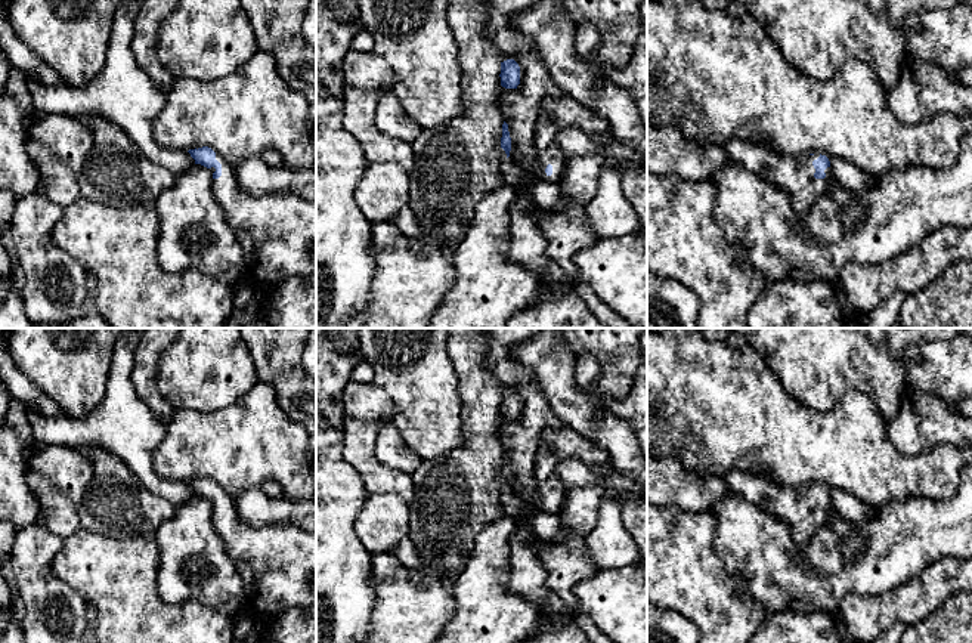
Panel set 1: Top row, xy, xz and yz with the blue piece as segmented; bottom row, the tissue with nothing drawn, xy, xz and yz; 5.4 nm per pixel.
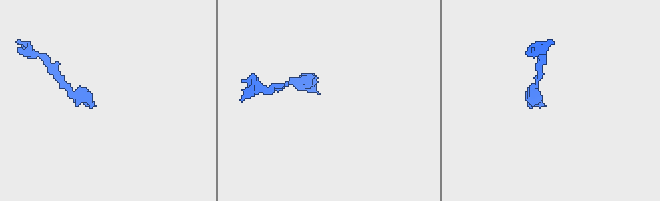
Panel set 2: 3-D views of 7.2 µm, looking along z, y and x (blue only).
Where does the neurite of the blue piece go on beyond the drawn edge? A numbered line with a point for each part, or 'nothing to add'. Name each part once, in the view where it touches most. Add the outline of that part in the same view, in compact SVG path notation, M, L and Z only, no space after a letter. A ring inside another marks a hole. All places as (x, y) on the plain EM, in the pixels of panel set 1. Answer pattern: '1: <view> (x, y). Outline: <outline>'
1: yz (795, 507). Outline: M733 469L724 474L725 485L750 503L759 506L764 513L787 523L795 542L807 545L817 529L826 520L833 508L832 500L824 501L824 510L815 510L812 492L820 485L805 485L804 488L790 488L780 485L767 472L749 472Z

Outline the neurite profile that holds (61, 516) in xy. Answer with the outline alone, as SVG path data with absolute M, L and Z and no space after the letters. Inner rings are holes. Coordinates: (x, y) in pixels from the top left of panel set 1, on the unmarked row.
M34 443L28 455L27 483L38 503L40 511L44 513L44 526L65 540L80 528L78 511L75 504L65 494L30 467L32 455L38 449L40 446Z

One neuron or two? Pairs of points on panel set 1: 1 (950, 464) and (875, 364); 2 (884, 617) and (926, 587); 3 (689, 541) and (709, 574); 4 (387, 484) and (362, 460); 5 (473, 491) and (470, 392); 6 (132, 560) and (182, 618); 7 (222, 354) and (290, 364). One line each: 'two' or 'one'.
1: two
2: one
3: one
4: one
5: one
6: one
7: two

